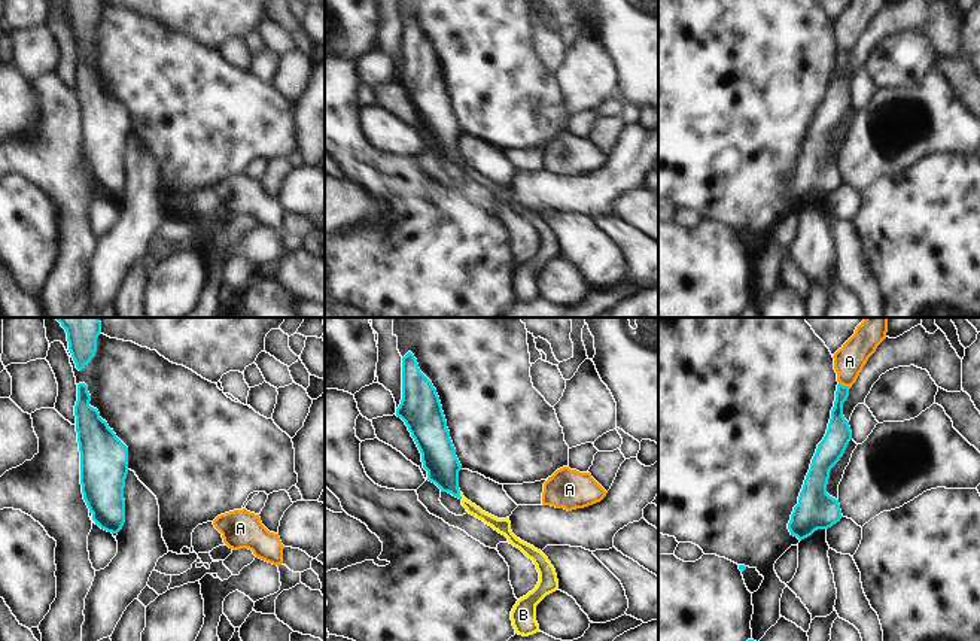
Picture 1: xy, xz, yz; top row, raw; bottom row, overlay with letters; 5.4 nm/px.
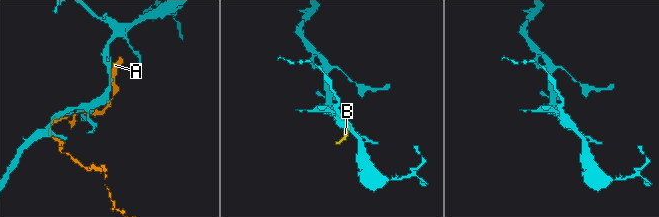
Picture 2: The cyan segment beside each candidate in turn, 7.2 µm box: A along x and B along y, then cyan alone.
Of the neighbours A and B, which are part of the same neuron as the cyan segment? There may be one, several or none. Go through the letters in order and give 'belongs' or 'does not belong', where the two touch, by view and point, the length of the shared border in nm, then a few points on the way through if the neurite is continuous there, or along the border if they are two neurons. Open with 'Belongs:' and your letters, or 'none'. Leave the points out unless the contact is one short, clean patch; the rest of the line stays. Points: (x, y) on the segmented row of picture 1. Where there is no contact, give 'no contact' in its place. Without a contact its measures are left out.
Belongs: B
A: does not belong; meets cyan in yz at (845, 386); contact 70 nm long
B: belongs; meets cyan in xz at (459, 495); contact 40 nm long; runs through xz (438, 455), (447, 480), (459, 495), (471, 509)

